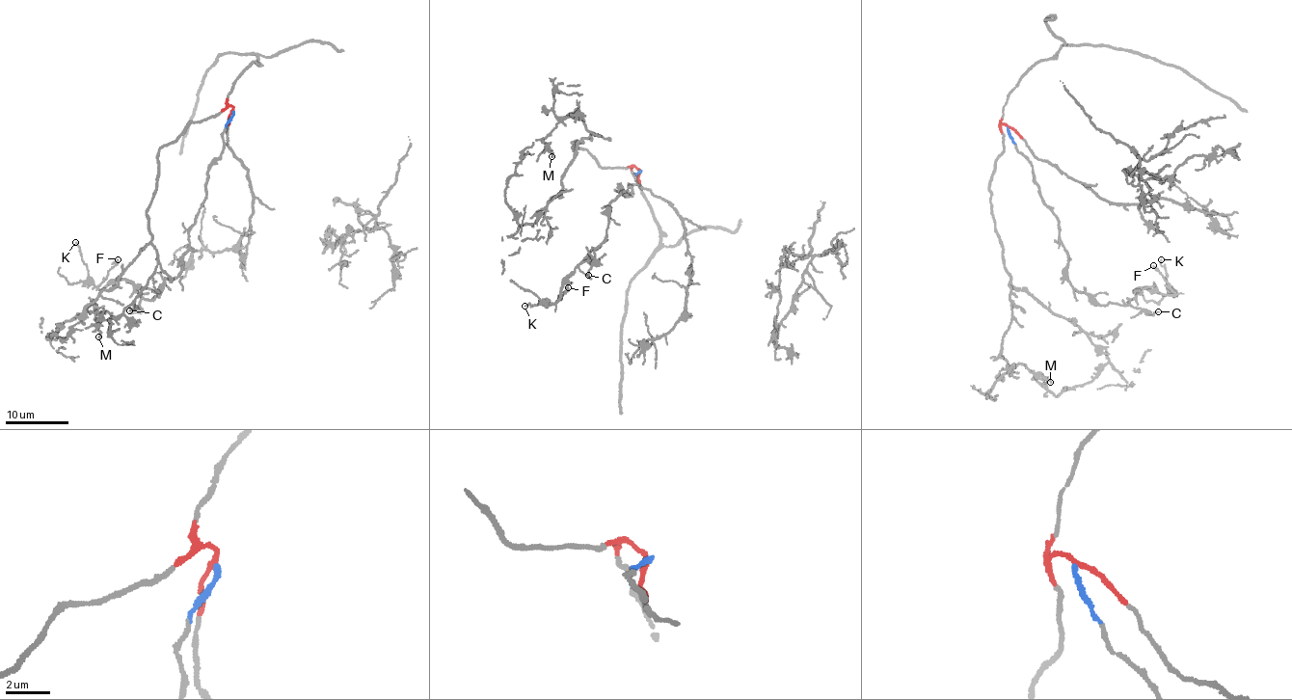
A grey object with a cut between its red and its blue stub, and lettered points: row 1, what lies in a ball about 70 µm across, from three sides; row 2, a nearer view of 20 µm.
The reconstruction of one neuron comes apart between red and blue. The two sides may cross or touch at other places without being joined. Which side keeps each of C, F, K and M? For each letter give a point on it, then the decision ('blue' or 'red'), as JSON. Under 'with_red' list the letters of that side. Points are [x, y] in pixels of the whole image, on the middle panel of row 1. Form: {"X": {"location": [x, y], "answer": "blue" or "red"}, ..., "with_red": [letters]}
{"C": {"location": [588, 275], "answer": "blue"}, "F": {"location": [568, 287], "answer": "blue"}, "K": {"location": [524, 306], "answer": "blue"}, "M": {"location": [551, 156], "answer": "red"}, "with_red": ["M"]}

